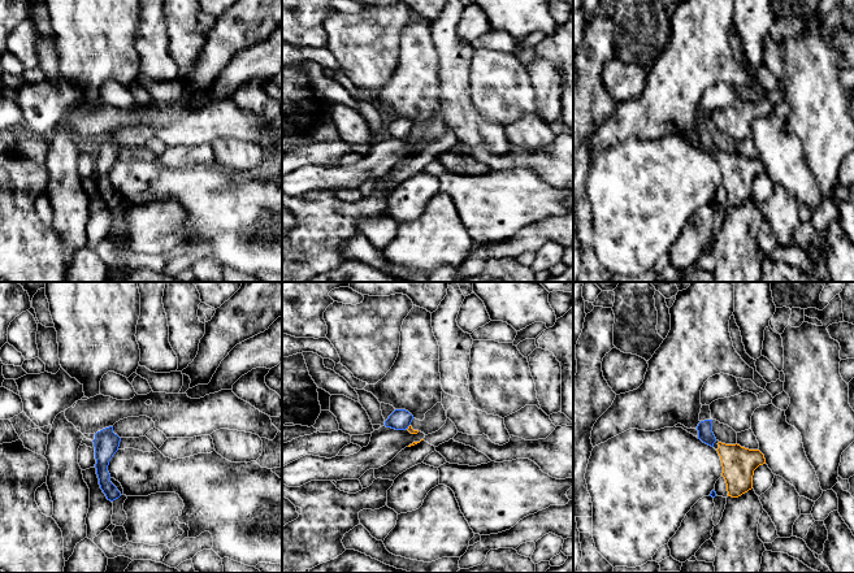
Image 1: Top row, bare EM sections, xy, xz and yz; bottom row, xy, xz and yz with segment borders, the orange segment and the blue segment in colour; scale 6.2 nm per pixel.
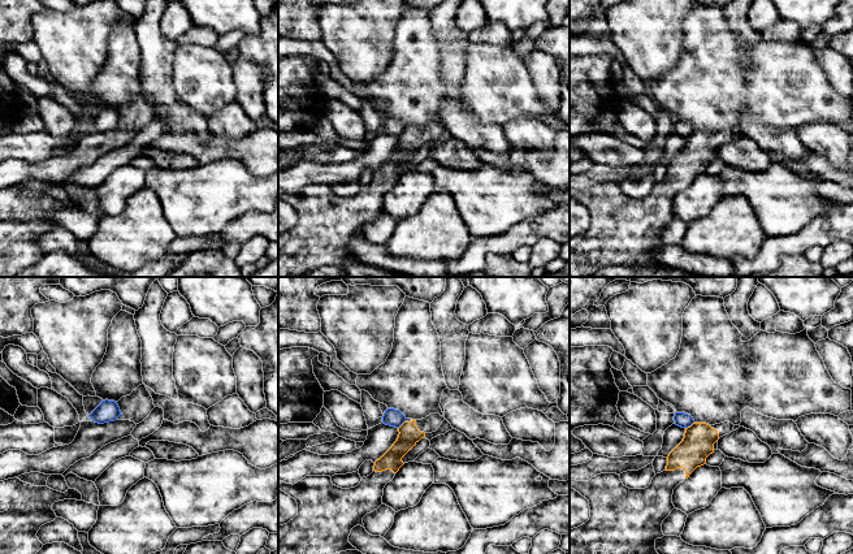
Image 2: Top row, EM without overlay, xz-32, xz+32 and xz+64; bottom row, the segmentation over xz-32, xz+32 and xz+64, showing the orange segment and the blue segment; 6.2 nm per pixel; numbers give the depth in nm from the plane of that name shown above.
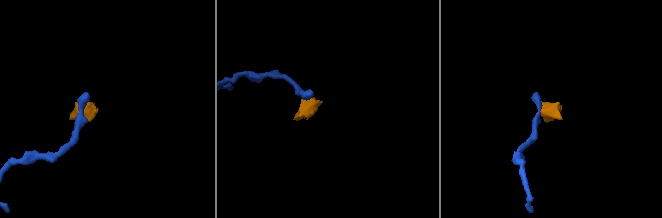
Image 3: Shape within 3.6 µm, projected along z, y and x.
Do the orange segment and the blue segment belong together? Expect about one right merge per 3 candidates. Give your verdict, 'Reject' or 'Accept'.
Reject

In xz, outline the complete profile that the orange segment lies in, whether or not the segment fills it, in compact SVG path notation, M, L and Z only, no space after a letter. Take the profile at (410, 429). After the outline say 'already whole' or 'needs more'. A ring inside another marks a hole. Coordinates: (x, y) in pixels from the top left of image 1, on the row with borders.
M441 401L425 413L425 418L422 421L413 418L407 430L411 434L417 434L421 431L428 435L438 431L446 424L446 420L446 411Z; needs more

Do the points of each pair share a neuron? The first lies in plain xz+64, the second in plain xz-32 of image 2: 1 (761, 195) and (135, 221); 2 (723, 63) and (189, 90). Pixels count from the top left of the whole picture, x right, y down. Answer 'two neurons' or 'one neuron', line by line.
1: two neurons
2: one neuron

